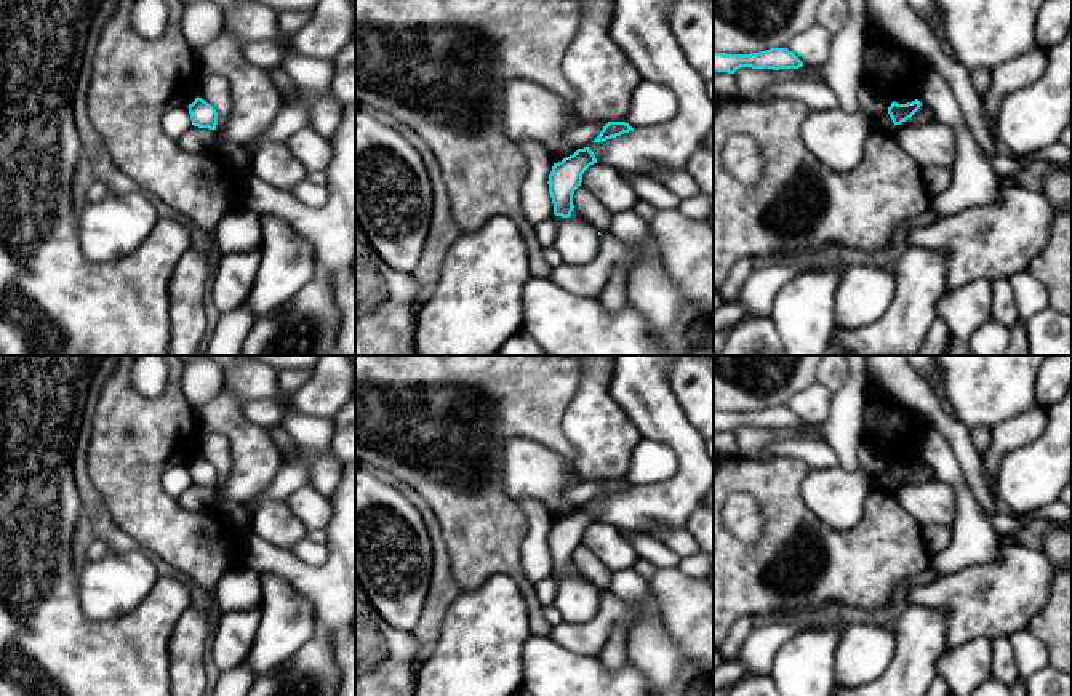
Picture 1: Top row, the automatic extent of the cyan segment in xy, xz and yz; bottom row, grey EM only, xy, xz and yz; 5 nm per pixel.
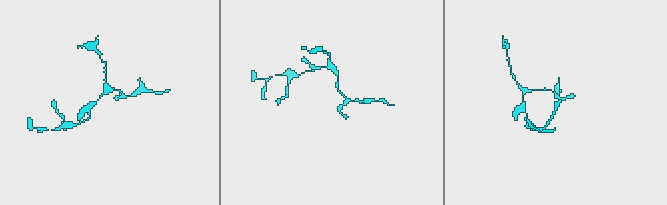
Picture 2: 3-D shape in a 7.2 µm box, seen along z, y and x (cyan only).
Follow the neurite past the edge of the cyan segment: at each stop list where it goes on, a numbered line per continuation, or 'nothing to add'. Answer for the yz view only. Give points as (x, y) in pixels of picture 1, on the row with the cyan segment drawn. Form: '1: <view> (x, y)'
nothing to add

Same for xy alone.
nothing to add

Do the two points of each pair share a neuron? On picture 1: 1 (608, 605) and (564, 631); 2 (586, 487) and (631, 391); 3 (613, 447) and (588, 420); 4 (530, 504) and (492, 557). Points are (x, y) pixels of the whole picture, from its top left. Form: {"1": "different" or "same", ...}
{"1": "same", "2": "different", "3": "same", "4": "different"}

